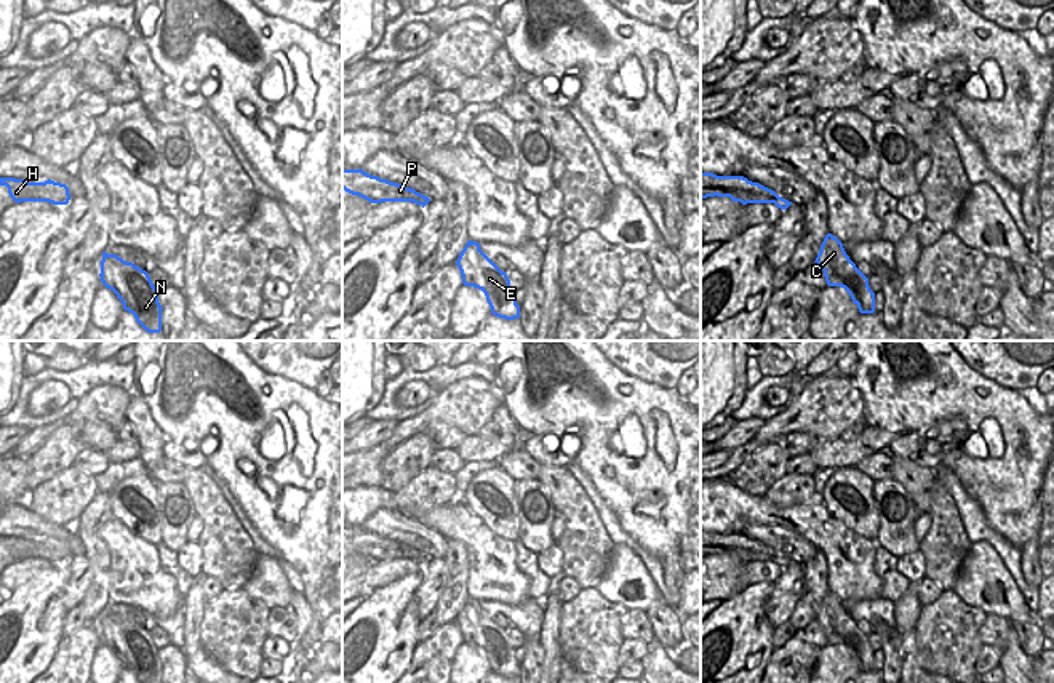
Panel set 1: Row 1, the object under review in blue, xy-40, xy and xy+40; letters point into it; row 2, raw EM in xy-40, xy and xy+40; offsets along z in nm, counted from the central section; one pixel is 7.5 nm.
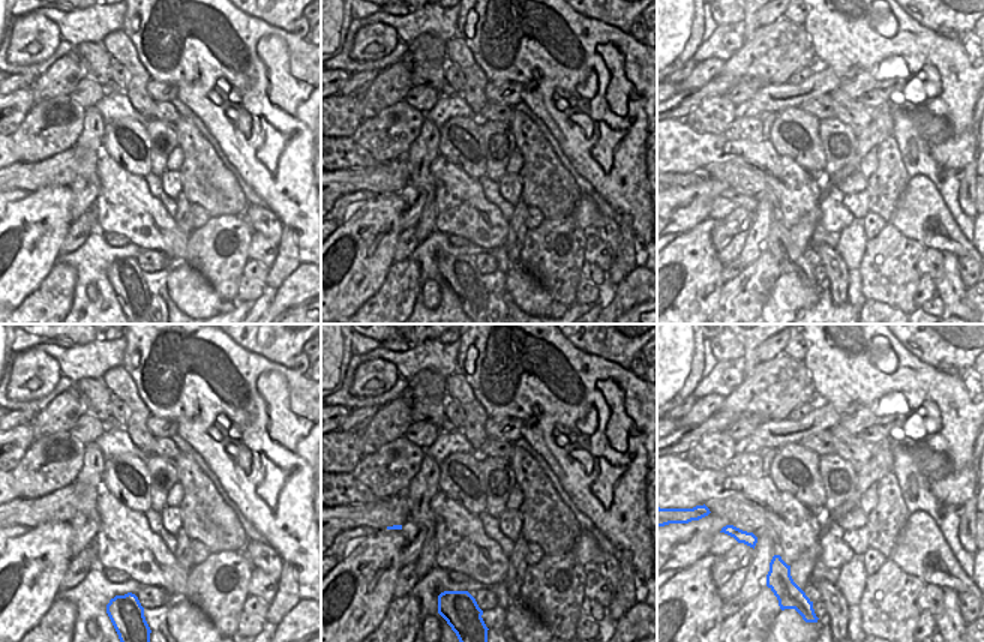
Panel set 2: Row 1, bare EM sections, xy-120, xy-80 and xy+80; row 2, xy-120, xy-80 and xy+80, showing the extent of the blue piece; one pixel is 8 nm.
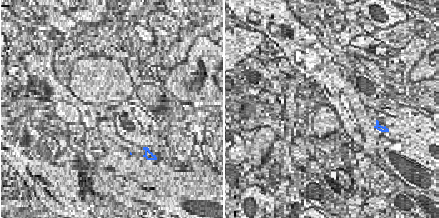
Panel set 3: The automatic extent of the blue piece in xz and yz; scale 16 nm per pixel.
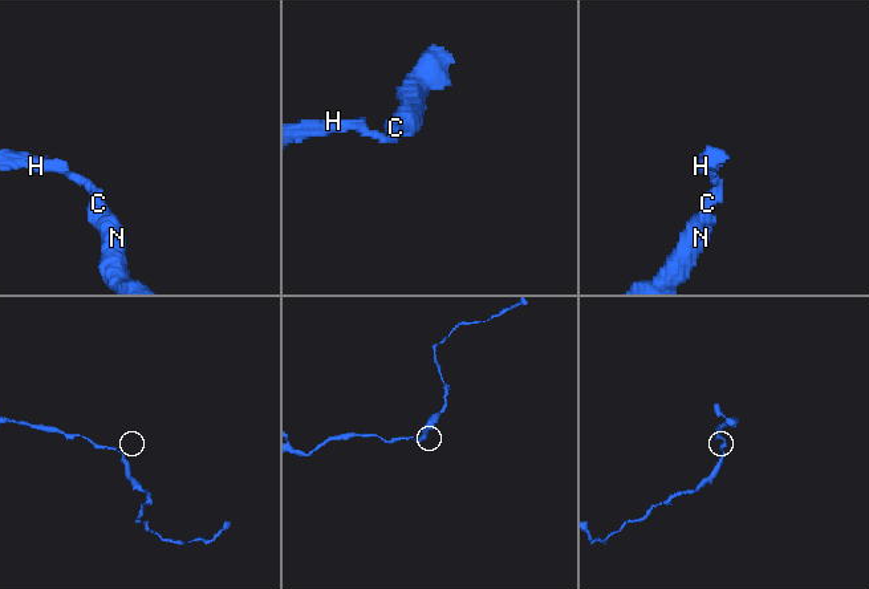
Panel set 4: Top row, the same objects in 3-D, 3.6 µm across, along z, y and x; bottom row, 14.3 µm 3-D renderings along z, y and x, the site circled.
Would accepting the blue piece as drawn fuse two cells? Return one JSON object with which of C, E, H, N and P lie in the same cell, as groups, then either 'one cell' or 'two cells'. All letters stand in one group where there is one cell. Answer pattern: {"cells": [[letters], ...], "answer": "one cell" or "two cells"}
{"cells": [["C", "E", "H", "N", "P"]], "answer": "one cell"}

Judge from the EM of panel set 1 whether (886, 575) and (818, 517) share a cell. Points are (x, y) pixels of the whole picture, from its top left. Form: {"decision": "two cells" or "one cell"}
{"decision": "two cells"}

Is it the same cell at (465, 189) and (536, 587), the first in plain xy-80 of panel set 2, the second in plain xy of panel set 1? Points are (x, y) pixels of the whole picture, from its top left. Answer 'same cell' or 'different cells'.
different cells

